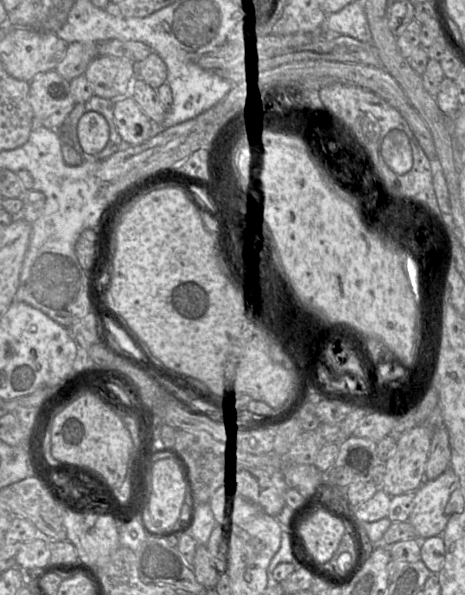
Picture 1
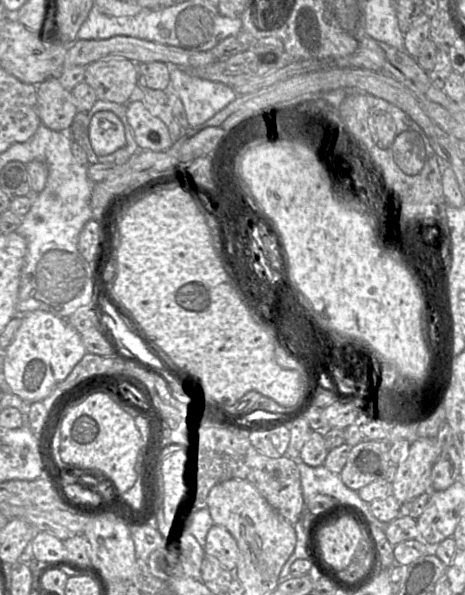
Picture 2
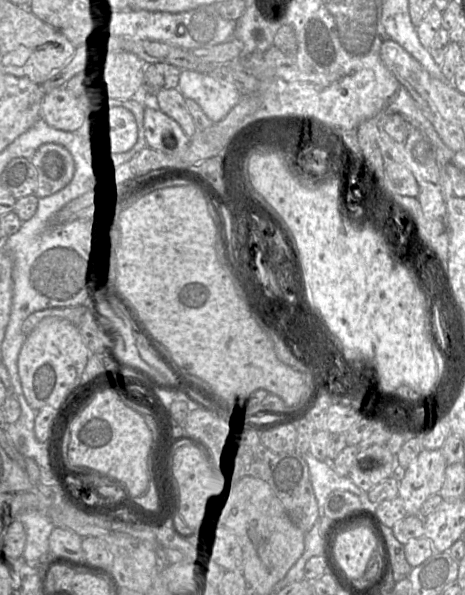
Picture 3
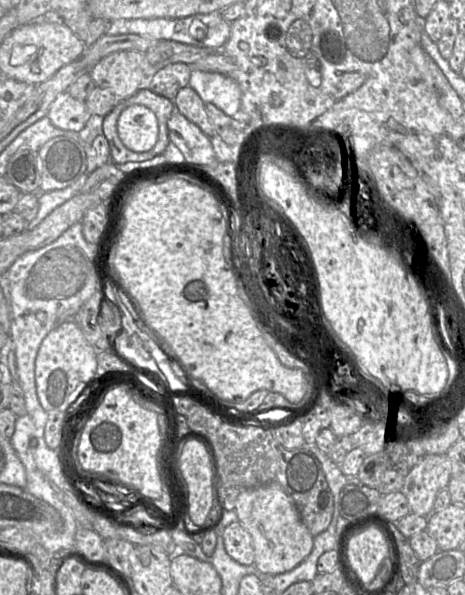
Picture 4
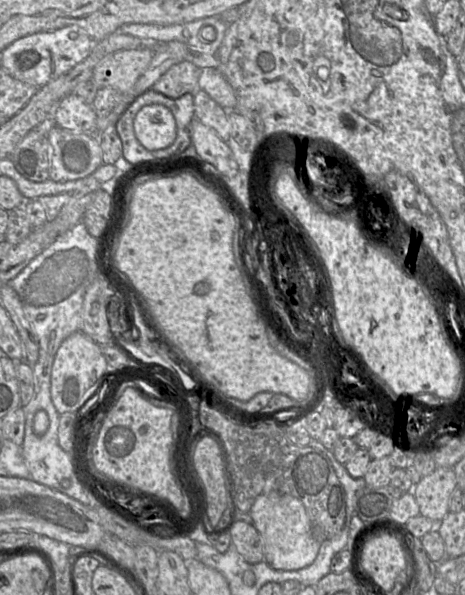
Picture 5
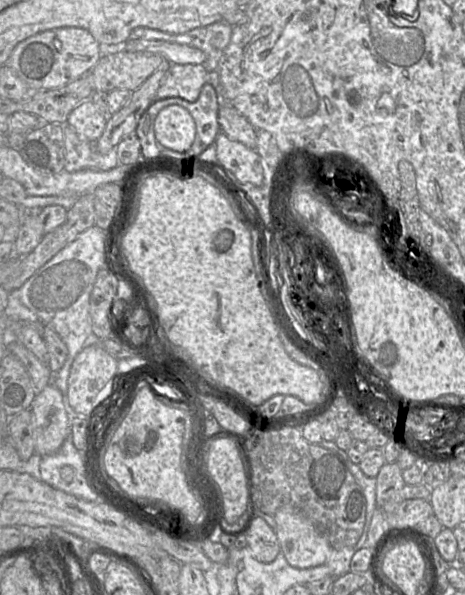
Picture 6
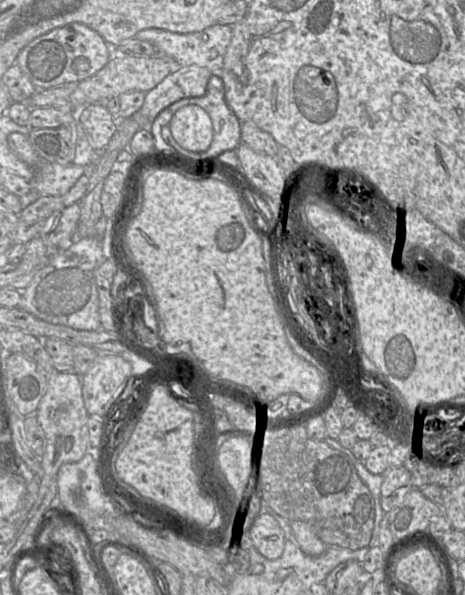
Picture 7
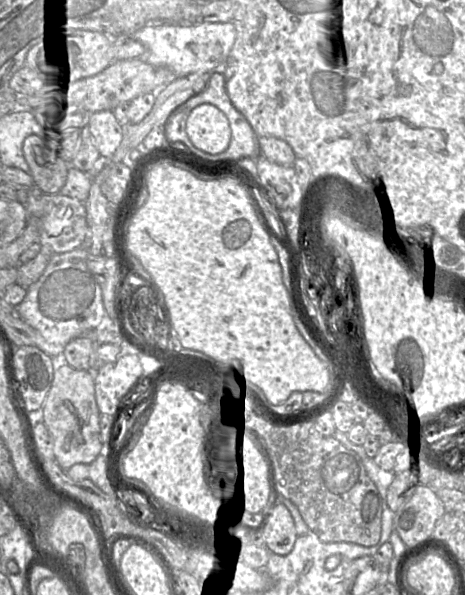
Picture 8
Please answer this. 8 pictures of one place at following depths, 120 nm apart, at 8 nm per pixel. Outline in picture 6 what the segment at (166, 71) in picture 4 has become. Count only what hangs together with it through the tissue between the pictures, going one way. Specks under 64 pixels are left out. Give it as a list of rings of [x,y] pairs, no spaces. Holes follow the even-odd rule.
[[[202,64],[171,65],[155,95],[155,100],[181,98],[195,102],[207,83],[207,70]]]

